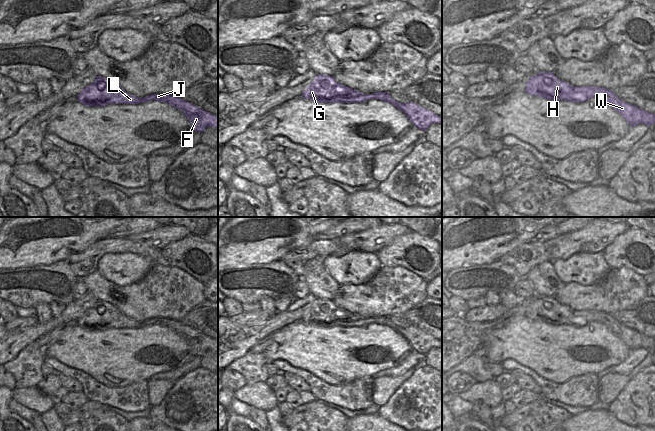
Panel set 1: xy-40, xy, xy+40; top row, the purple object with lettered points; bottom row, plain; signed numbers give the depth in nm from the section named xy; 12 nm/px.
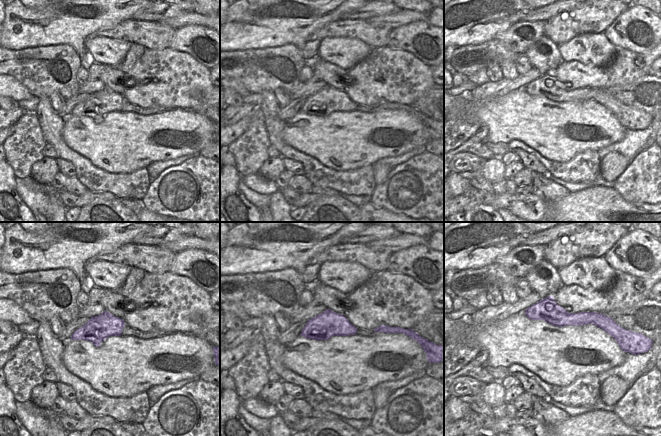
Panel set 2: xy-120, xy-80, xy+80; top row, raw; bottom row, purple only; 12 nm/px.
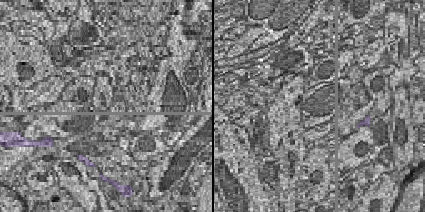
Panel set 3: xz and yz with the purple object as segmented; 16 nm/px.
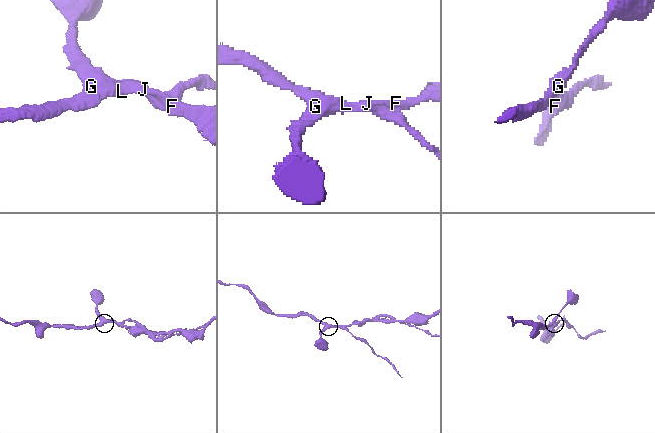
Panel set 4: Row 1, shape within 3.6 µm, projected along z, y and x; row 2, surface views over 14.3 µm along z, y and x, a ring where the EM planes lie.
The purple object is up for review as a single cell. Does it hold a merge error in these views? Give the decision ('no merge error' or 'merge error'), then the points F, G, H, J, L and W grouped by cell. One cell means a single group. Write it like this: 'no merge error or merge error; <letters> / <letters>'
merge error; F G H J L / W

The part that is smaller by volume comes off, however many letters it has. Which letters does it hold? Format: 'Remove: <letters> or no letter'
Remove: W.

